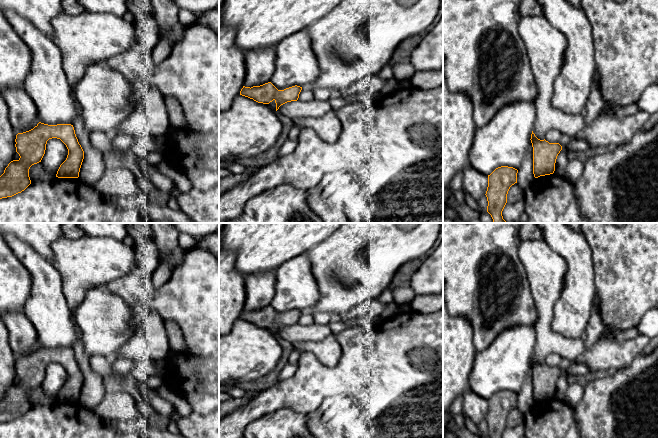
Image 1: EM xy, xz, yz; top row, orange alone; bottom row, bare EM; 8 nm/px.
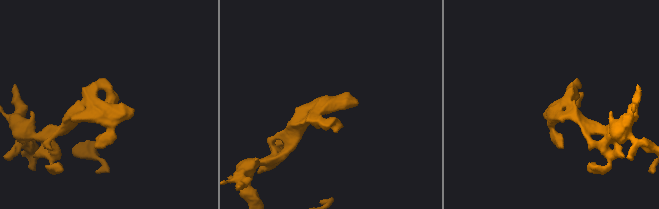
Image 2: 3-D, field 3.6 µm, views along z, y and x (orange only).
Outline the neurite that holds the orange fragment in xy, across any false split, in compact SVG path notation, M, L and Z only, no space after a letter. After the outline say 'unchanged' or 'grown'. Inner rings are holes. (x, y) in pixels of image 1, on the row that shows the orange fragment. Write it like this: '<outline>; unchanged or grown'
M39 122L33 129L16 135L15 147L20 158L11 161L0 176L0 199L21 193L31 184L29 169L41 162L47 141L52 138L60 139L68 149L67 158L60 165L56 177L79 177L84 151L73 125L48 125Z; unchanged

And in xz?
M271 82L260 86L245 87L240 91L240 95L253 99L258 103L269 104L273 100L276 103L276 111L287 102L297 101L302 90L300 86L292 86L284 90L278 90Z; unchanged

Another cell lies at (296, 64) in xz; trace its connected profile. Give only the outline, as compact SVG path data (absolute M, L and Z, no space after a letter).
M306 28L279 42L275 46L275 58L275 71L270 82L278 90L295 85L305 88L320 75Z

